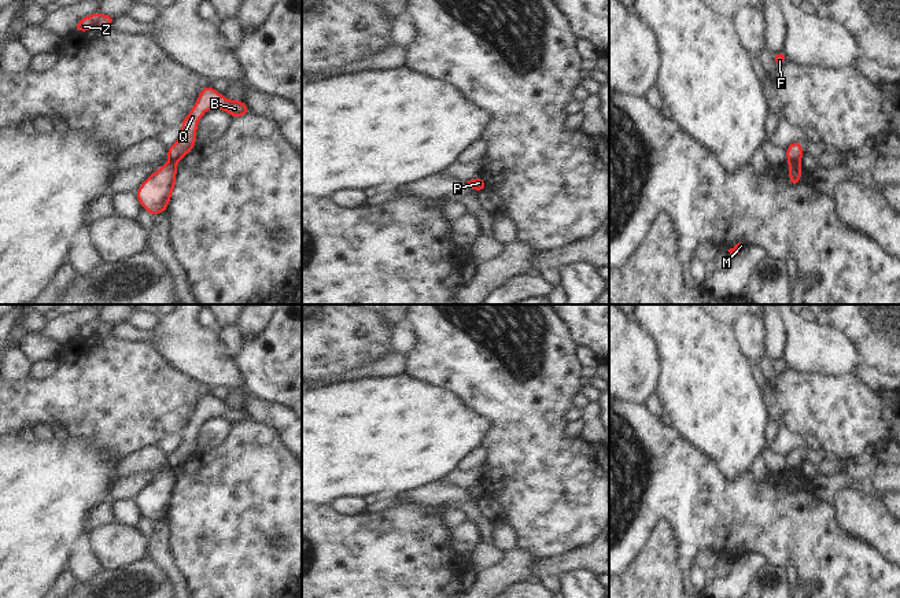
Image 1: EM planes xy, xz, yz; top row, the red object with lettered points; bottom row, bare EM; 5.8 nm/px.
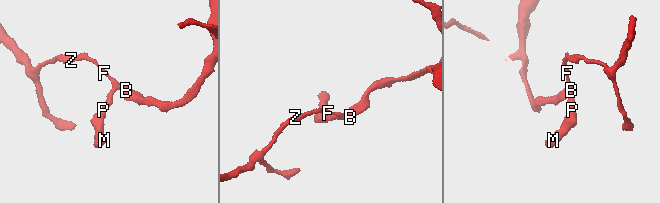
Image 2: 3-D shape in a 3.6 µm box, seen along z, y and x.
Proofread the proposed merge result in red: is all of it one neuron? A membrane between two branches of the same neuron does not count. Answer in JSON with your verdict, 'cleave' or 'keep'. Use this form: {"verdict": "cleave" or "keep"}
{"verdict": "cleave"}

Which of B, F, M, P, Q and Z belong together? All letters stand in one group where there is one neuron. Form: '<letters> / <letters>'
B F Q Z / M P

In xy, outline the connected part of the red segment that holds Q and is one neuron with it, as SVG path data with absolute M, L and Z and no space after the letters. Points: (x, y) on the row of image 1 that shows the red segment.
M210 85L202 88L195 106L181 122L181 137L166 150L169 160L177 163L195 148L198 122L210 108L221 108L229 112L232 118L240 118L250 114L243 100L228 100Z

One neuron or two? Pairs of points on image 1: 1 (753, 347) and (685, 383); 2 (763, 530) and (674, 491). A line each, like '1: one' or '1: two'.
1: two
2: one

